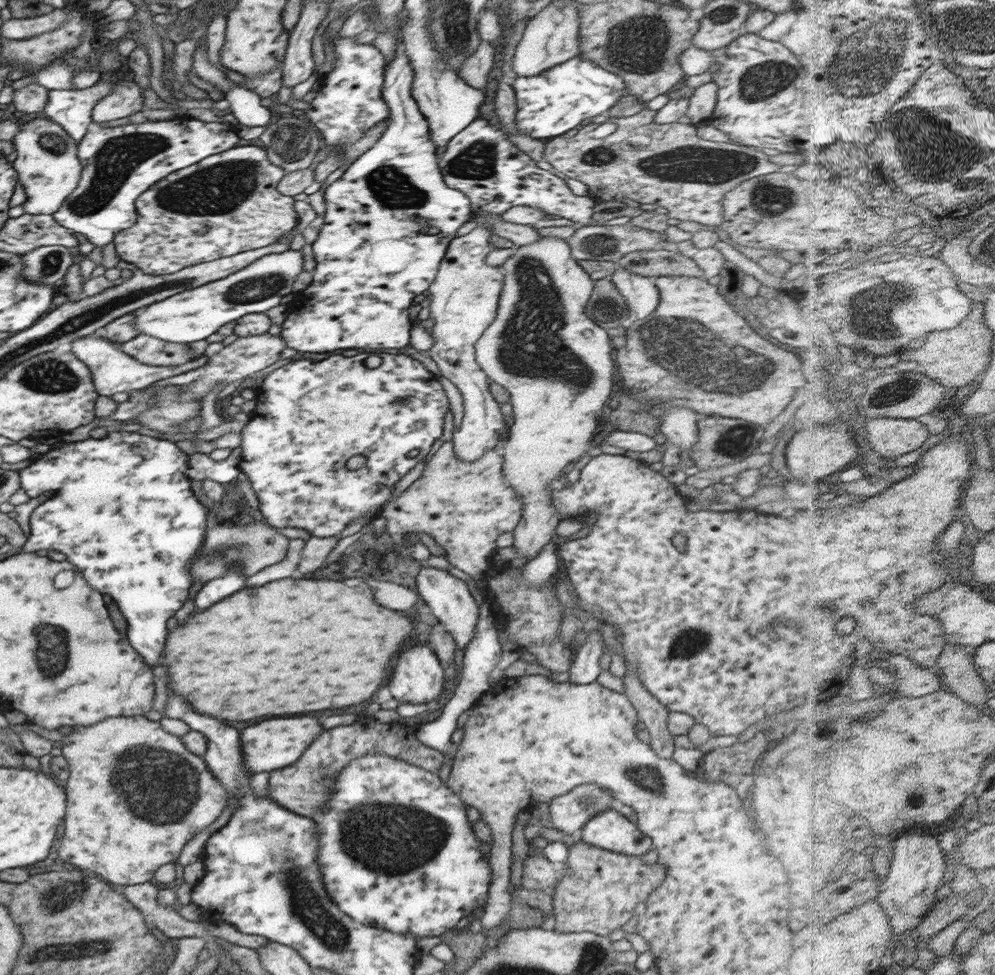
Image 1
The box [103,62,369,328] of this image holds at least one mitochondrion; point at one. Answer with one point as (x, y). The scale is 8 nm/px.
(221, 187)

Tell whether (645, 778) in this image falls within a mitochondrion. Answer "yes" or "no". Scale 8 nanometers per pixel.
yes

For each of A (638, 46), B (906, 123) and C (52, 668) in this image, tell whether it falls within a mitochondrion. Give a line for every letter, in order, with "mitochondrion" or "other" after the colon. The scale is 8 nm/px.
A: mitochondrion
B: mitochondrion
C: mitochondrion

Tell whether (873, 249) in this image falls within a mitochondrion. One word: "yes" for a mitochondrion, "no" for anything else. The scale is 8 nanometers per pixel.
no

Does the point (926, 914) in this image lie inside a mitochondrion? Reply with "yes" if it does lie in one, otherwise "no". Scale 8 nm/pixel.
no

